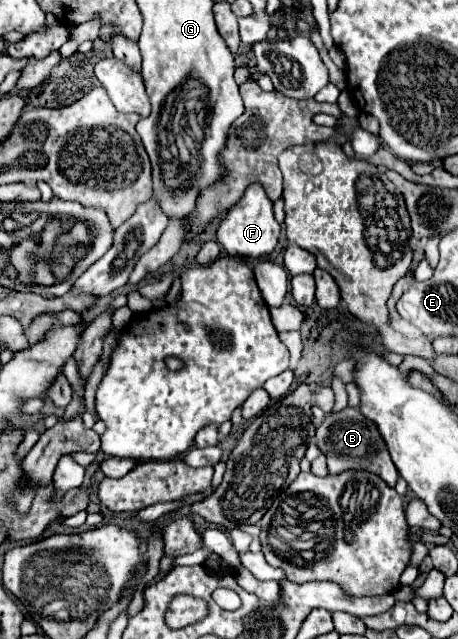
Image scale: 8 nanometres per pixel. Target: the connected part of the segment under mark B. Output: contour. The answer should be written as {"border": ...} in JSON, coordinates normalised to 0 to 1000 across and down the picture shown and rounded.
{"border":[[[760,635],[738,648],[712,651],[703,667],[690,673],[690,695],[703,704],[703,710],[712,710],[712,717],[716,717],[721,742],[738,742],[747,736],[795,732],[795,736],[825,742],[834,751],[843,751],[843,757],[852,757],[852,761],[865,757],[869,736],[860,732],[852,710],[843,707],[843,695],[838,695],[834,682],[825,682],[817,664],[808,664],[808,657],[799,657],[782,645],[782,638]]]}

